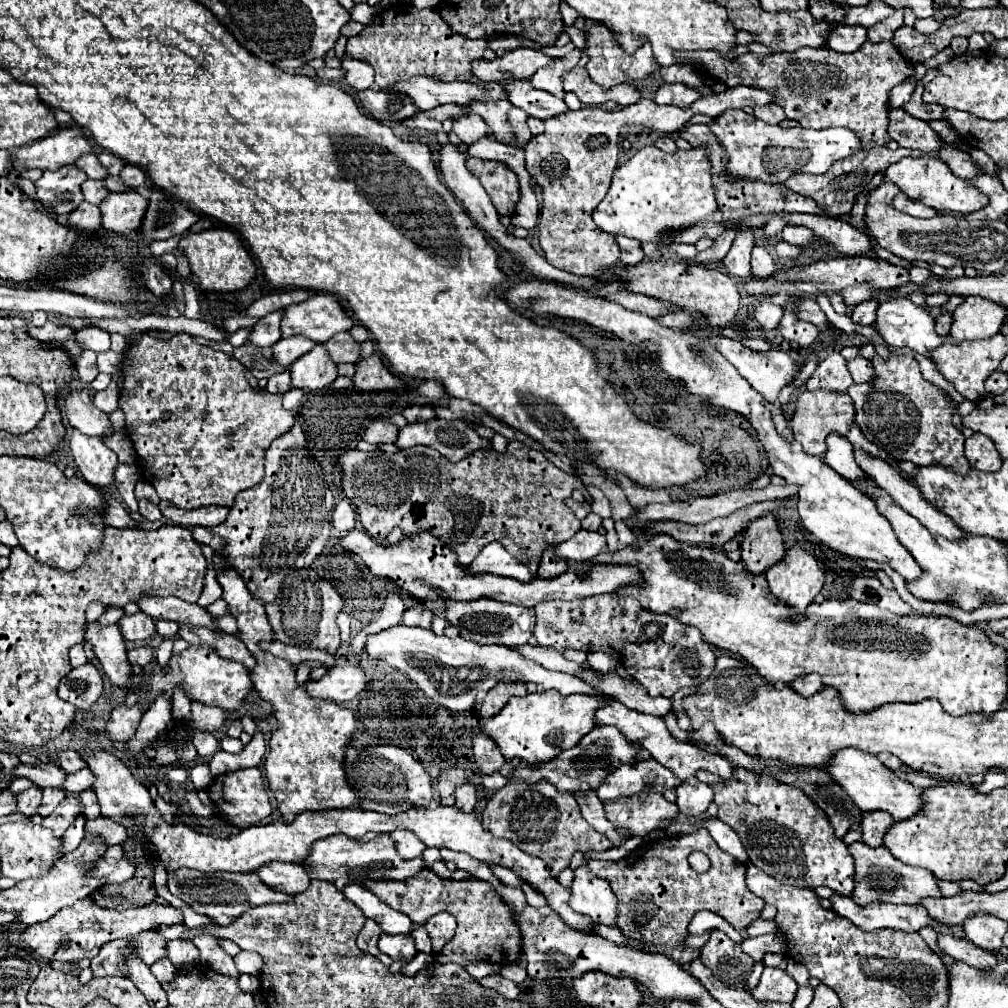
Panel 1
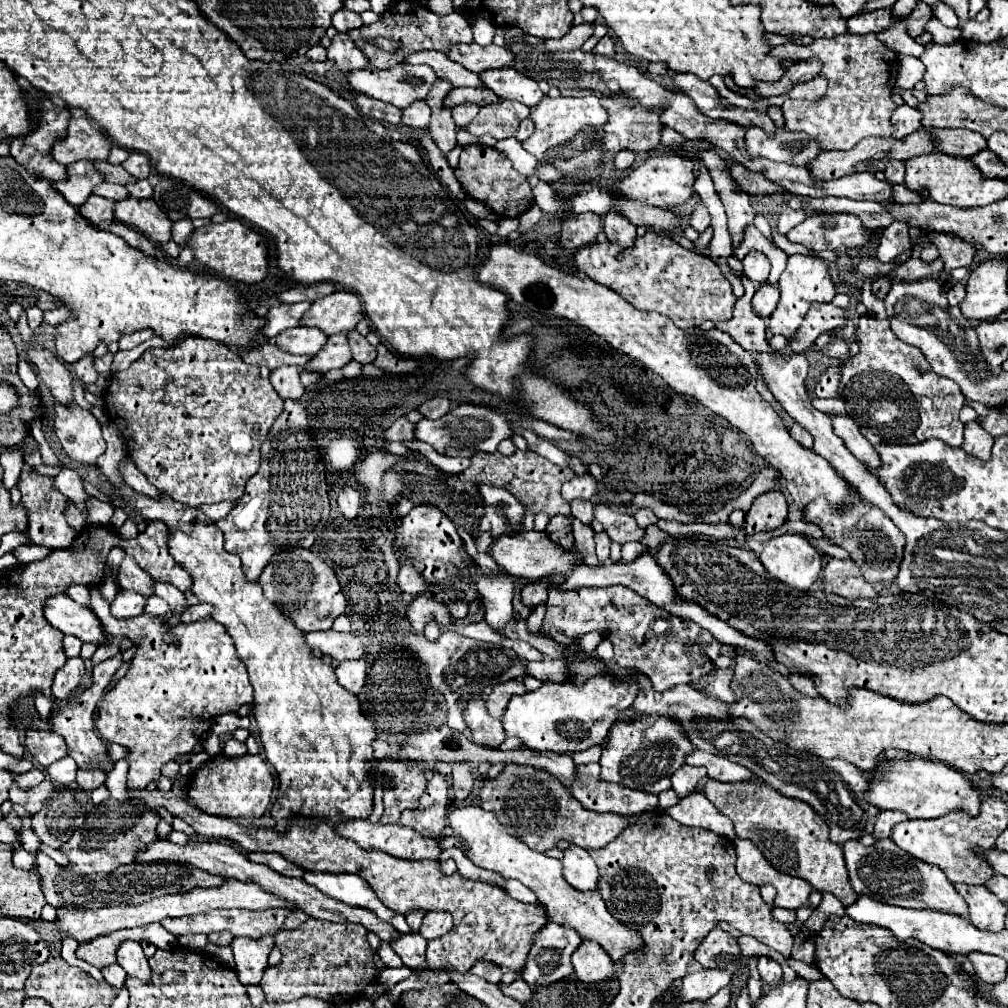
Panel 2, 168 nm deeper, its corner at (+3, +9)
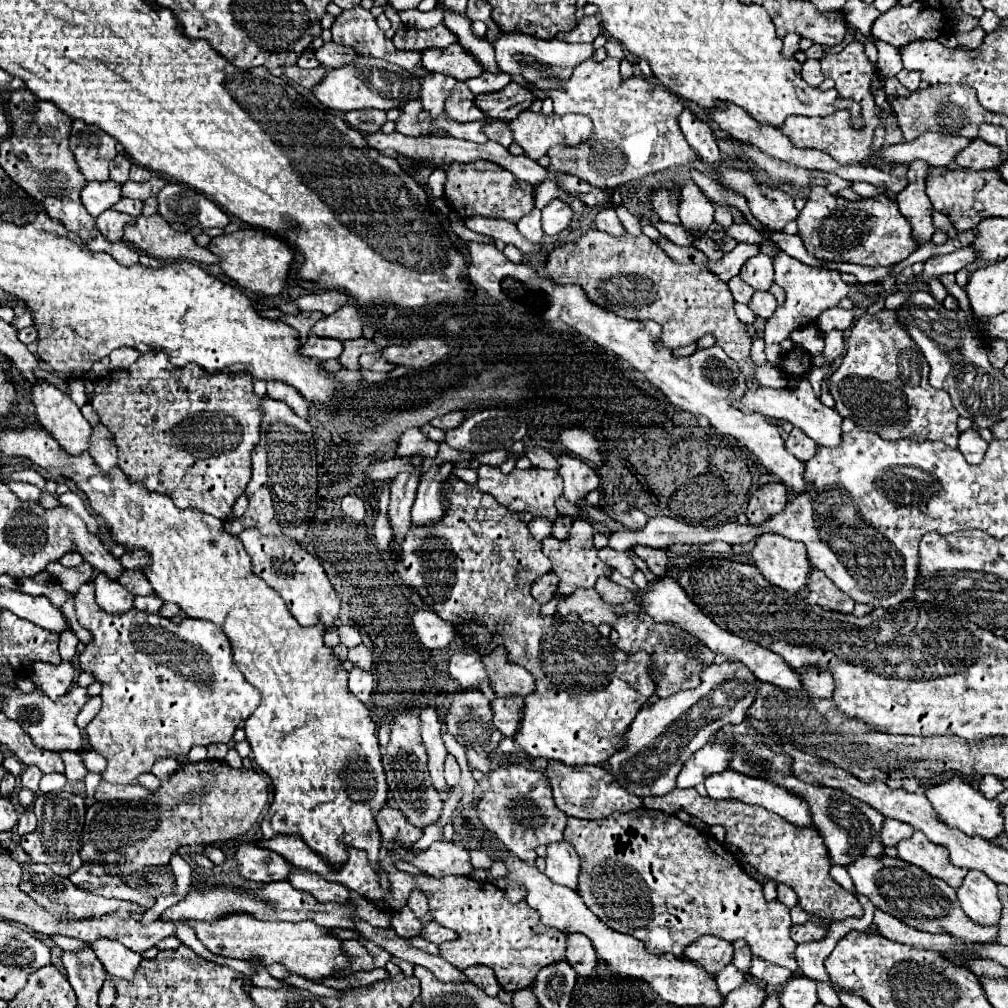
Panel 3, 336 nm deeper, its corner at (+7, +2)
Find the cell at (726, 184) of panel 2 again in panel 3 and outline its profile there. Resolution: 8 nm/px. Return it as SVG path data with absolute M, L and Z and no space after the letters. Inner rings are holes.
M683 110L681 116L679 116L679 126L689 142L689 146L699 154L701 162L705 162L707 166L721 166L721 154L719 154L719 148L713 140L713 132L711 128L697 120L689 110Z

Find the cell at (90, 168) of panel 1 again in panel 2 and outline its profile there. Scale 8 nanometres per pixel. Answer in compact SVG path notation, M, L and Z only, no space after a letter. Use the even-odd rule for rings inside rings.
M97 161L95 167L105 175L105 181L109 181L109 183L129 185L129 183L135 183L137 181L137 177L133 177L131 173L127 173L121 165L111 165L107 161Z

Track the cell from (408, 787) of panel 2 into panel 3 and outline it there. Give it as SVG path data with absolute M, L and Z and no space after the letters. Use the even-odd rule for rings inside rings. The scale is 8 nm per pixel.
M391 800L377 812L377 826L383 840L395 840L405 846L413 846L423 834L421 828L413 826L401 810L393 808Z

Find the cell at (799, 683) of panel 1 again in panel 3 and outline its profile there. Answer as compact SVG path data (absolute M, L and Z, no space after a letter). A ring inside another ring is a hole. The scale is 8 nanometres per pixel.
M817 668L799 670L801 686L811 698L831 698L833 694L833 676L829 672L821 672Z

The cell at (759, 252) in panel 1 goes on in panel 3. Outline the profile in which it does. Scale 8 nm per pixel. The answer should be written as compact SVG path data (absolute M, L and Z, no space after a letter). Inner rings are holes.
M757 254L743 264L739 276L755 290L769 290L773 284L773 260L767 254Z

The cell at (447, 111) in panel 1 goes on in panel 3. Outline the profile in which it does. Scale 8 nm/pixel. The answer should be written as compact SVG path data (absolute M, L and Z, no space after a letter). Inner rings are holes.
M513 82L513 84L505 86L501 92L493 92L487 96L475 96L473 104L489 118L501 118L501 120L509 122L519 112L527 110L533 100L535 100L535 96L529 90L525 90L523 86Z

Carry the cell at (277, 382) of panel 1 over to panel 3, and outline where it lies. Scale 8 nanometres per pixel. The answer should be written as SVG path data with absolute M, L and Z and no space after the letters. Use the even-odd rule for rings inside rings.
M269 380L267 382L267 396L271 396L273 400L279 400L279 402L285 402L289 408L293 408L293 412L297 416L301 416L301 418L307 416L309 402L289 384L279 382L279 380Z

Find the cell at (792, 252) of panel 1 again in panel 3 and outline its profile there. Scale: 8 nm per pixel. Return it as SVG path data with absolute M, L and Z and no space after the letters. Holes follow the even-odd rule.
M813 186L809 190L809 200L797 218L797 226L807 252L819 260L879 268L905 260L917 248L911 238L909 222L897 210L897 202L885 196L885 192L879 192L877 198L851 202L839 196L829 196L823 186Z

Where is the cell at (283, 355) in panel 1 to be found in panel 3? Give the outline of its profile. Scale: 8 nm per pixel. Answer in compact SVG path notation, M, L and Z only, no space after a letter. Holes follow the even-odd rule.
M309 336L303 346L299 346L299 352L303 356L311 356L317 360L331 360L341 354L341 342L339 340L329 340L329 338L319 338L319 336Z

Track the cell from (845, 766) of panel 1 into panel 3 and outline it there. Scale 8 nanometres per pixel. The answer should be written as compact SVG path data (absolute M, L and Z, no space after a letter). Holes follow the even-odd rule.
M949 778L939 784L931 784L925 788L925 796L931 802L933 810L941 818L943 824L949 824L949 828L957 828L969 836L981 836L985 840L995 840L999 832L1003 832L1003 816L1001 816L1001 804L997 800L987 800L977 788L969 786L963 778Z

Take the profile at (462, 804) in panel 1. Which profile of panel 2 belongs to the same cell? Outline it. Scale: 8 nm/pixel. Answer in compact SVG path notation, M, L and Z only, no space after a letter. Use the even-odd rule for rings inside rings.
M455 763L451 779L453 779L453 785L457 789L463 789L463 791L471 791L473 789L473 777L469 773L469 765L467 763Z

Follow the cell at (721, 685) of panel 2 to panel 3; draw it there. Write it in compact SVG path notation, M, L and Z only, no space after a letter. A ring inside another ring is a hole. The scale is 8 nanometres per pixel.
M723 662L721 666L711 664L701 672L701 686L695 690L681 690L673 696L659 698L651 706L643 706L635 720L631 722L629 730L623 734L621 748L607 760L605 770L631 794L645 798L645 796L663 796L675 788L677 772L683 768L685 760L689 760L699 748L703 748L709 738L725 724L741 724L745 720L747 708L753 704L757 694L755 676L745 668L741 662Z

